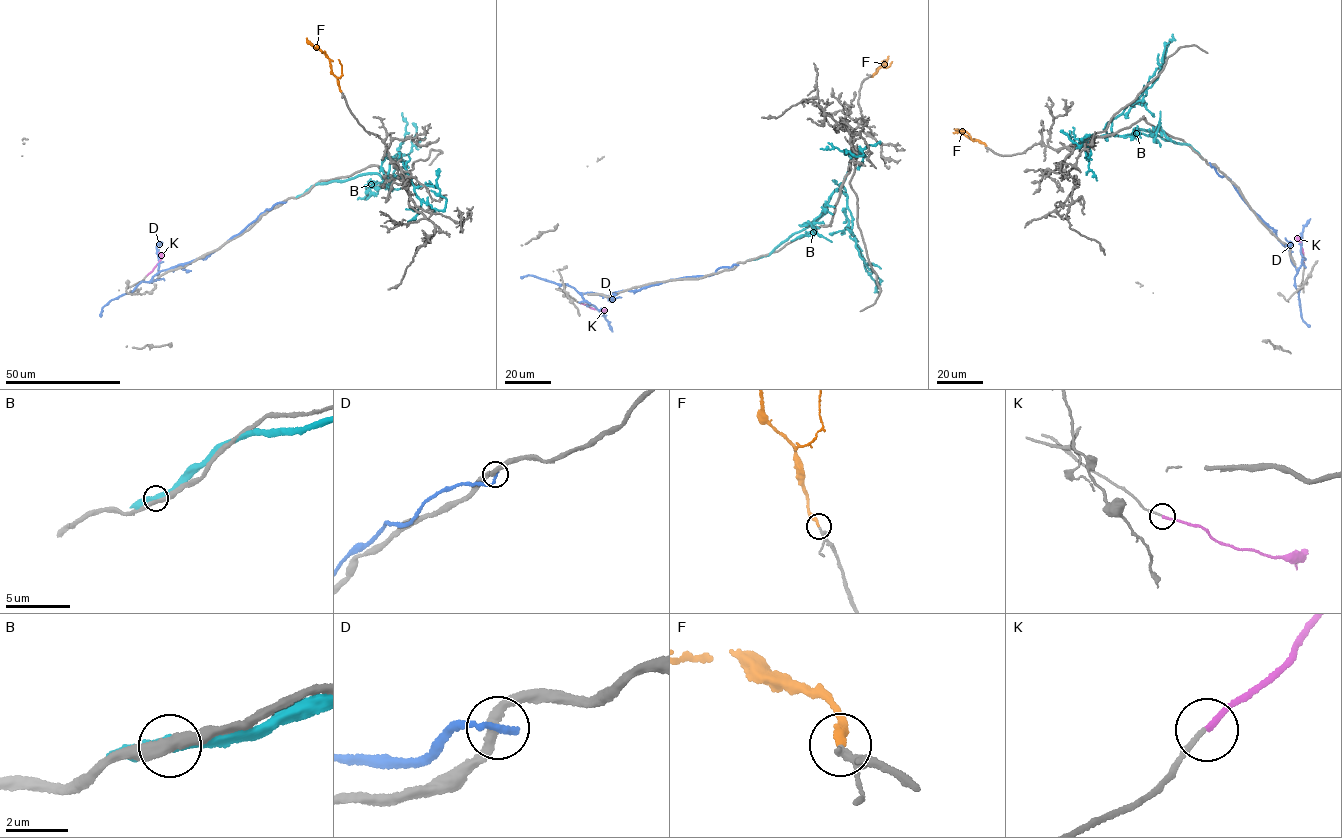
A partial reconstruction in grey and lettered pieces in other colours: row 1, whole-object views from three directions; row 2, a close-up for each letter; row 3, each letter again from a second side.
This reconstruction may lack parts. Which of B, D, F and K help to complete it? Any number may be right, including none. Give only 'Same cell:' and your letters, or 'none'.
Same cell: F, K

